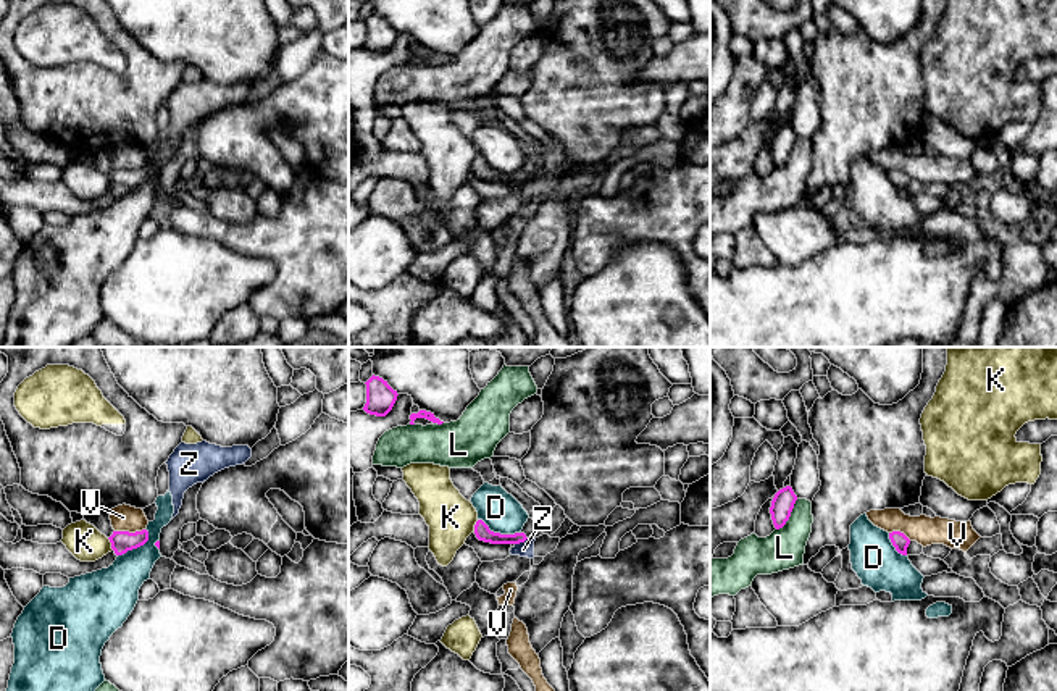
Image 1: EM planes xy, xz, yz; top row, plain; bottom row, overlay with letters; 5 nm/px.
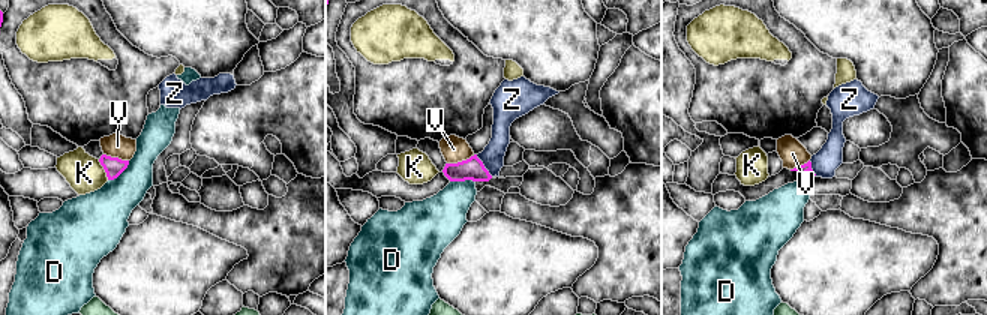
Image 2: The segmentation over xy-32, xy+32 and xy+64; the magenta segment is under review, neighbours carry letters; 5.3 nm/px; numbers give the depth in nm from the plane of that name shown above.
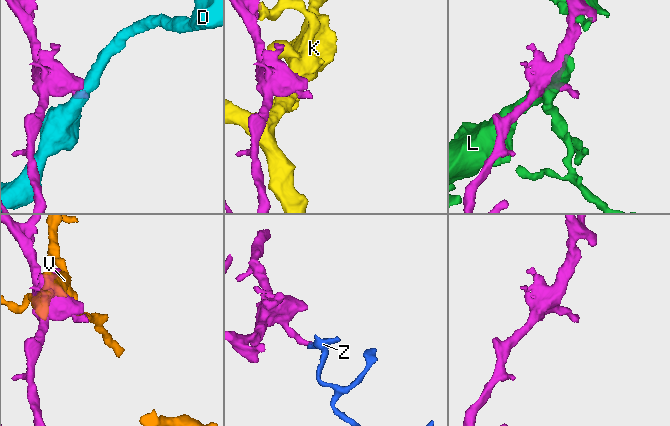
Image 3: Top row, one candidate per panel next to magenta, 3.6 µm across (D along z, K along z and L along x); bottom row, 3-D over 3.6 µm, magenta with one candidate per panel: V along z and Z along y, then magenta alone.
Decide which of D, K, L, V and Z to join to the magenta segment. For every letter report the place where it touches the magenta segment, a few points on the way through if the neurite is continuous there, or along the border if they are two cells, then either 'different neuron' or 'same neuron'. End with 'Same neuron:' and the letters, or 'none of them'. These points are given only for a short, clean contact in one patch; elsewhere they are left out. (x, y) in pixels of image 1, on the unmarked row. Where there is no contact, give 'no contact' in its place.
D: contact xz (499, 171); border xz (478, 157), (494, 170), (520, 171); different neuron
K: contact xy (112, 183); different neuron
L: contact yz (789, 154); different neuron
V: contact xy (128, 170); different neuron
Z: contact xz (522, 180); border xz (528, 176), (515, 183); different neuron
Same neuron: none of them

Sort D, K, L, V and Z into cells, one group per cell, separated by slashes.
D / K / L / V / Z

